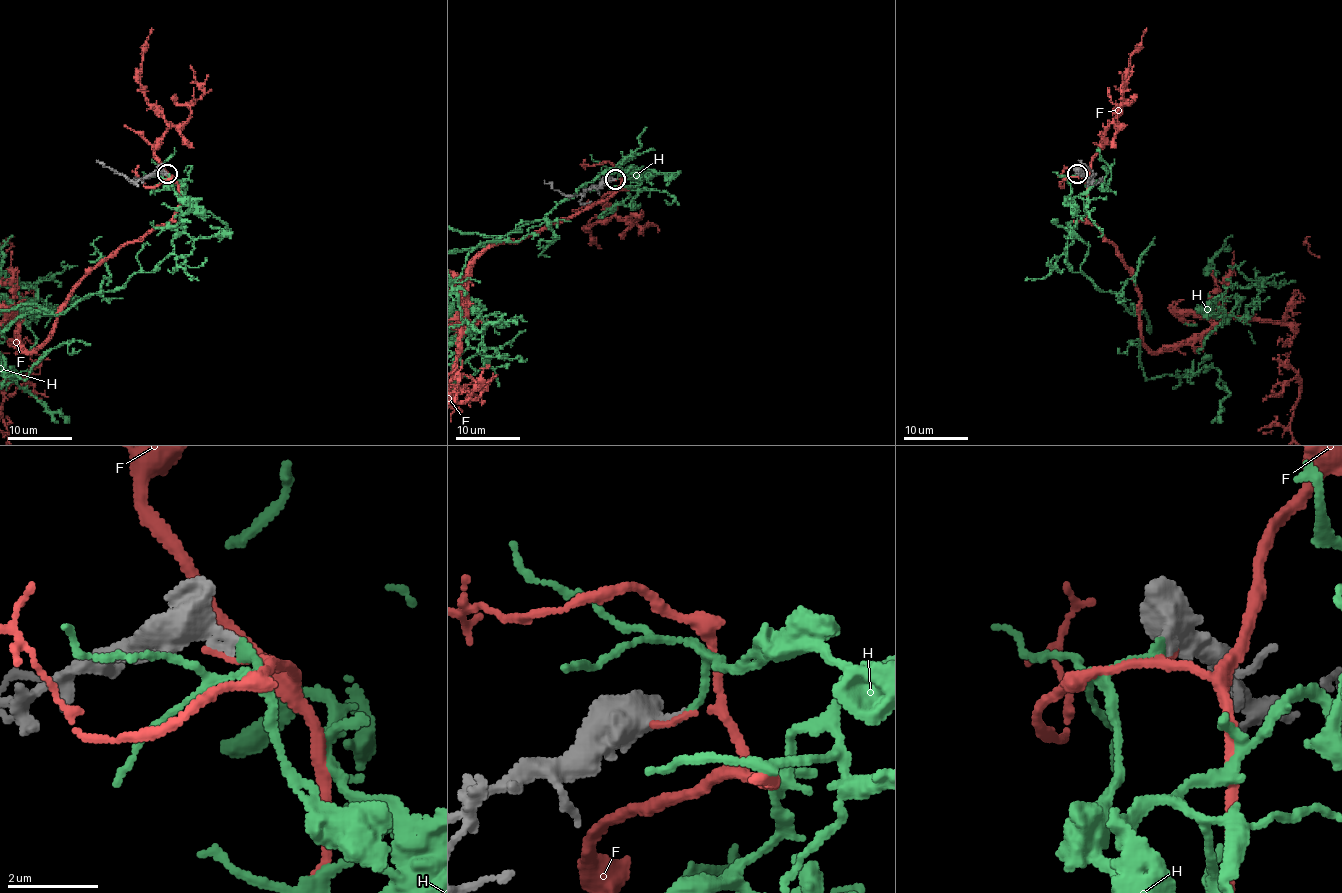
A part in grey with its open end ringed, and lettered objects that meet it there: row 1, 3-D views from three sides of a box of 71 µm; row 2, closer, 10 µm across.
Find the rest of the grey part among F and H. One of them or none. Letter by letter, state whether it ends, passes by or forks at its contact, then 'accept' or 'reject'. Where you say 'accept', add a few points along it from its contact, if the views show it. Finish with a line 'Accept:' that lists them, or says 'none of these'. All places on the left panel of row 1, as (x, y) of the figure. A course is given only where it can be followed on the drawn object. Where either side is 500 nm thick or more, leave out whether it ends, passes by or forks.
F: it ends | reject
H: it ends | accept
Accept: H

